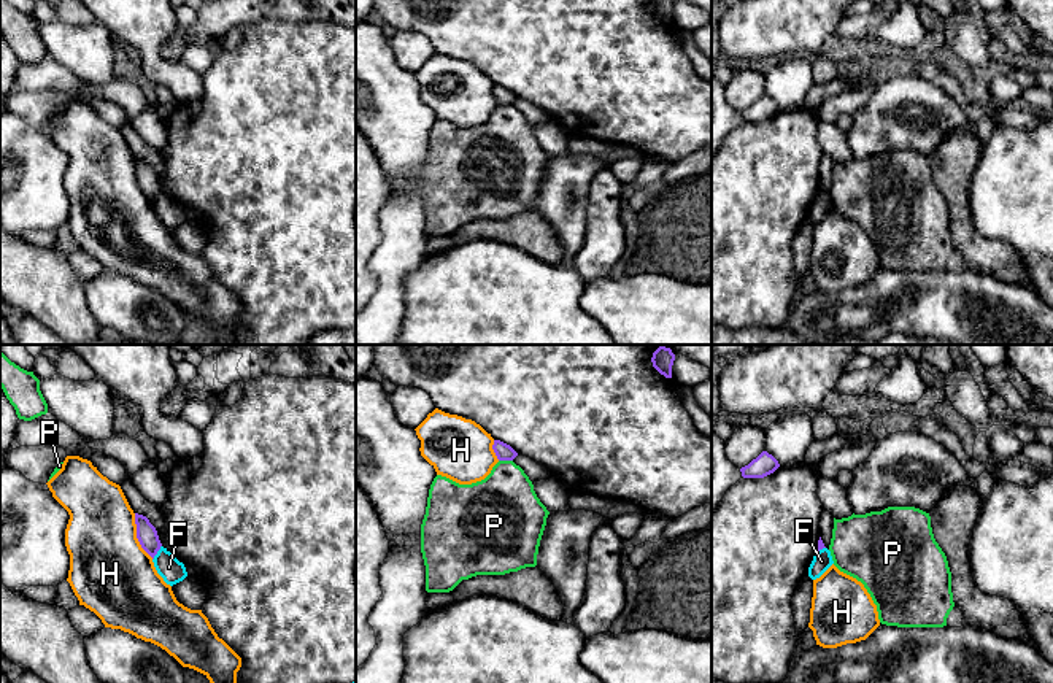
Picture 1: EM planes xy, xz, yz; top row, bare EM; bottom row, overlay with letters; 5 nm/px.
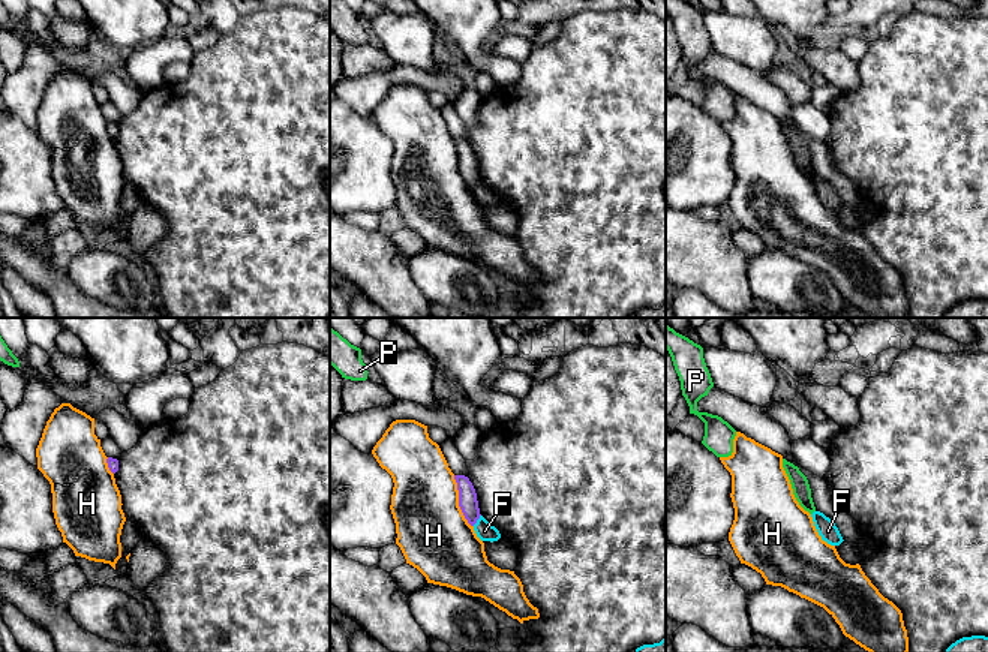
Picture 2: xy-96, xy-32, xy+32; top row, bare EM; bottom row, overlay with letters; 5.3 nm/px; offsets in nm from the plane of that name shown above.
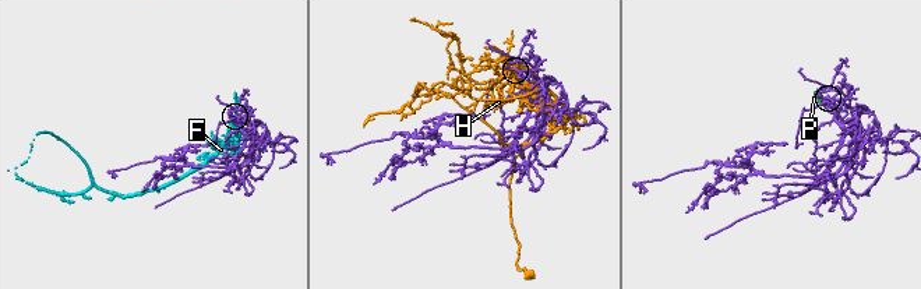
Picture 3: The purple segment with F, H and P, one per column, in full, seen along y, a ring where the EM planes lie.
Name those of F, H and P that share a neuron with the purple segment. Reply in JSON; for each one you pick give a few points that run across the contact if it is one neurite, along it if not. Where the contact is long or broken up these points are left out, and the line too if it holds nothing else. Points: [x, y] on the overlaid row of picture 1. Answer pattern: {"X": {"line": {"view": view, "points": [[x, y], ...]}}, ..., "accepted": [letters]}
{"accepted": []}

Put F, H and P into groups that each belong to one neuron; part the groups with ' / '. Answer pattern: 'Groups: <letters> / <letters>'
Groups: F / H / P

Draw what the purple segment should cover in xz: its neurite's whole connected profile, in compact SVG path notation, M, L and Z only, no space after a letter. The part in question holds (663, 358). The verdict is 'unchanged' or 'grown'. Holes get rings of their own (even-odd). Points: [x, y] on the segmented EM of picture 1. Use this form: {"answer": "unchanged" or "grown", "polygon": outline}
{"answer": "unchanged", "polygon": "M659 346L651 357L653 367L664 375L665 378L672 378L672 365L675 361L675 354L670 348Z"}

